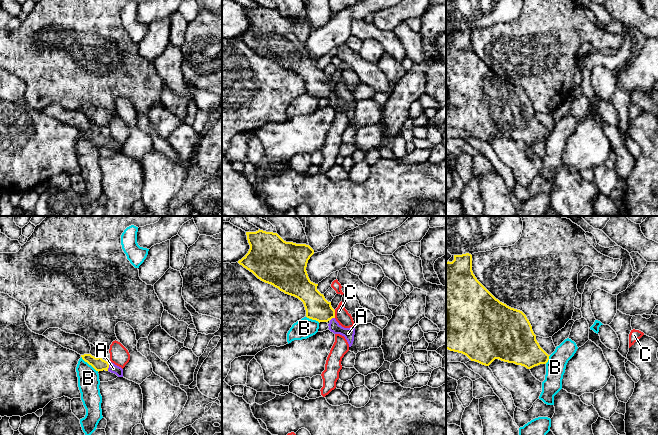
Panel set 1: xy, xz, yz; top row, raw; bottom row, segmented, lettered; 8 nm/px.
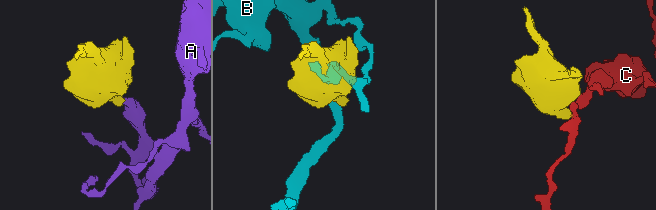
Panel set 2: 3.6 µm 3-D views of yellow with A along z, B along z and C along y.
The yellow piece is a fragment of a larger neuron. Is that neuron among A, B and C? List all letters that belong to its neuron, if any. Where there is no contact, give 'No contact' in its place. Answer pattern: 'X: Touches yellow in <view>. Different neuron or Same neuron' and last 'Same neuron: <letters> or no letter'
A: Touches yellow in xy. Same neuron
B: Touches yellow in xy. Different neuron
C: Touches yellow in xz. Different neuron
Same neuron: A

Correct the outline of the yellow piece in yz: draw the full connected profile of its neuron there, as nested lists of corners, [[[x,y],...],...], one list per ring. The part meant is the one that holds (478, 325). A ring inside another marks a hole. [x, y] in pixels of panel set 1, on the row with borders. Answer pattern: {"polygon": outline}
{"polygon": [[[469,253],[462,255],[454,255],[452,262],[446,262],[446,349],[466,355],[471,361],[478,362],[482,365],[489,366],[495,359],[504,362],[521,365],[527,369],[531,369],[540,364],[546,364],[549,356],[539,345],[536,340],[536,335],[532,330],[532,326],[526,315],[517,309],[511,308],[506,304],[496,299],[475,277],[472,271],[472,255]]]}

